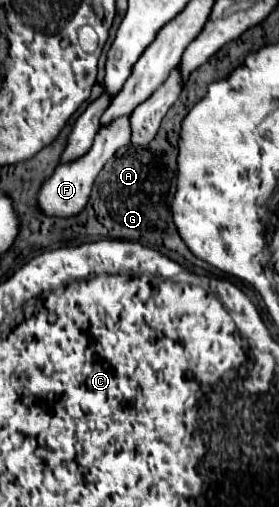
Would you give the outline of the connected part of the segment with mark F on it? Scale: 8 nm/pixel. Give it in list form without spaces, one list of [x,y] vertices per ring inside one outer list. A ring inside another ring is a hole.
[[[119,118],[119,122],[113,122],[113,126],[101,126],[101,130],[95,136],[95,142],[91,146],[91,150],[87,154],[83,154],[81,158],[77,158],[75,162],[69,164],[61,164],[55,168],[55,172],[41,184],[39,194],[37,194],[37,208],[41,214],[45,216],[55,216],[55,218],[69,218],[69,216],[77,216],[93,190],[93,184],[99,176],[99,172],[103,170],[103,166],[113,158],[113,154],[121,148],[129,144],[129,118]]]

